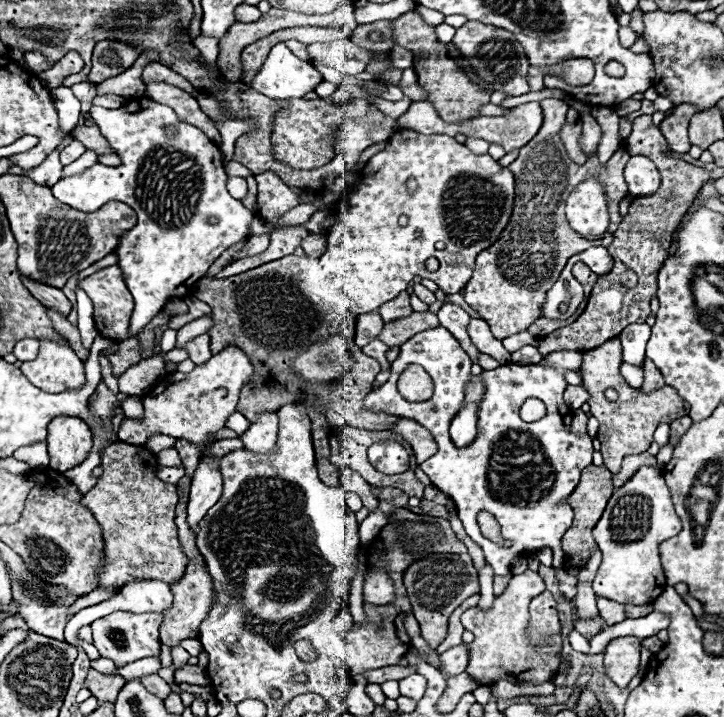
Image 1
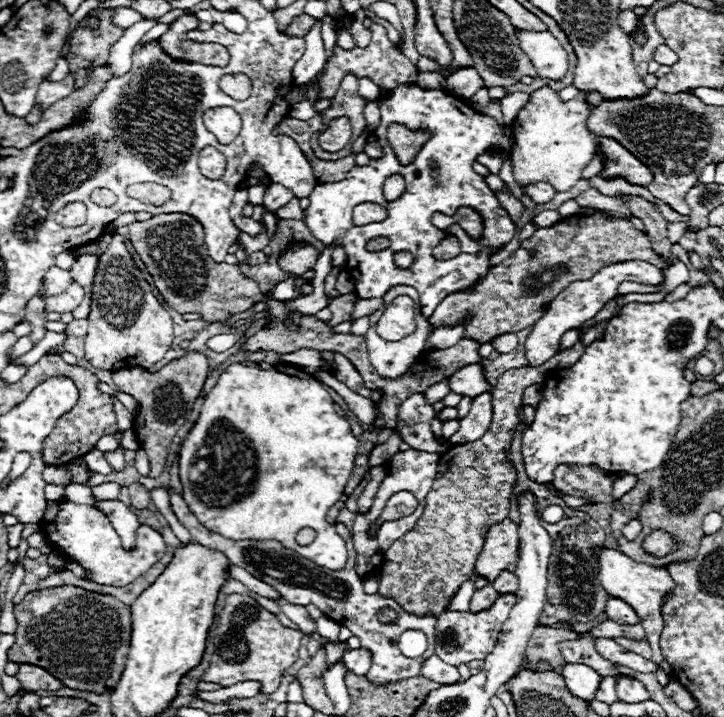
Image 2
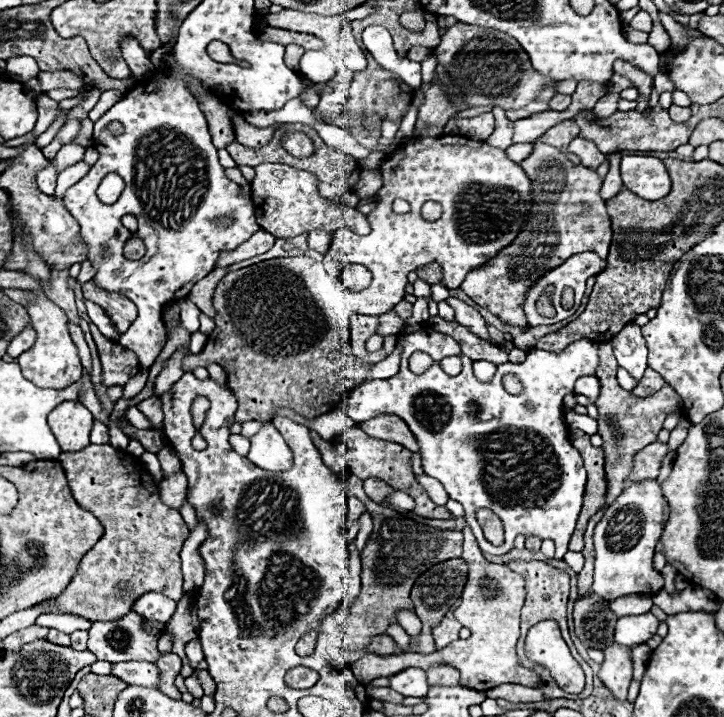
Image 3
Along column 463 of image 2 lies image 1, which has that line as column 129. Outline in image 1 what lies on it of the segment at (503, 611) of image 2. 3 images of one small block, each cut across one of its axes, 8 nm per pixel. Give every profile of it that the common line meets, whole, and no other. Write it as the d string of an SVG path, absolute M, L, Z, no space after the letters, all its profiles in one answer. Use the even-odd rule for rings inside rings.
M112 612L104 618L94 620L92 626L92 644L98 648L100 656L110 658L116 666L126 666L130 662L152 658L160 654L158 628L162 624L162 614L132 614L132 612Z

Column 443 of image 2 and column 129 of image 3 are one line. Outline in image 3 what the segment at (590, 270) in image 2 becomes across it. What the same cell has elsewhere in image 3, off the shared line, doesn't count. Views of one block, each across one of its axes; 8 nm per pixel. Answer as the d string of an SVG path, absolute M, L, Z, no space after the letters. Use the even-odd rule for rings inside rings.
M92 280L86 282L86 284L82 284L82 292L84 292L86 300L92 300L94 304L102 306L102 310L110 316L110 320L114 320L116 328L122 334L134 322L134 318L136 318L136 306L128 298L118 296L118 294L108 294L108 292L100 290Z

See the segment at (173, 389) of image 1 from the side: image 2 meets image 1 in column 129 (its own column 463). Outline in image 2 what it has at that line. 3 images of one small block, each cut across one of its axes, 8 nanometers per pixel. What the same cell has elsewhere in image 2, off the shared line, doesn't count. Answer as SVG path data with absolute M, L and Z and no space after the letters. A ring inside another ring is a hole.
M484 392L472 400L472 408L468 416L460 420L460 430L452 436L452 442L454 444L474 442L488 430L490 422L492 422L492 396Z

